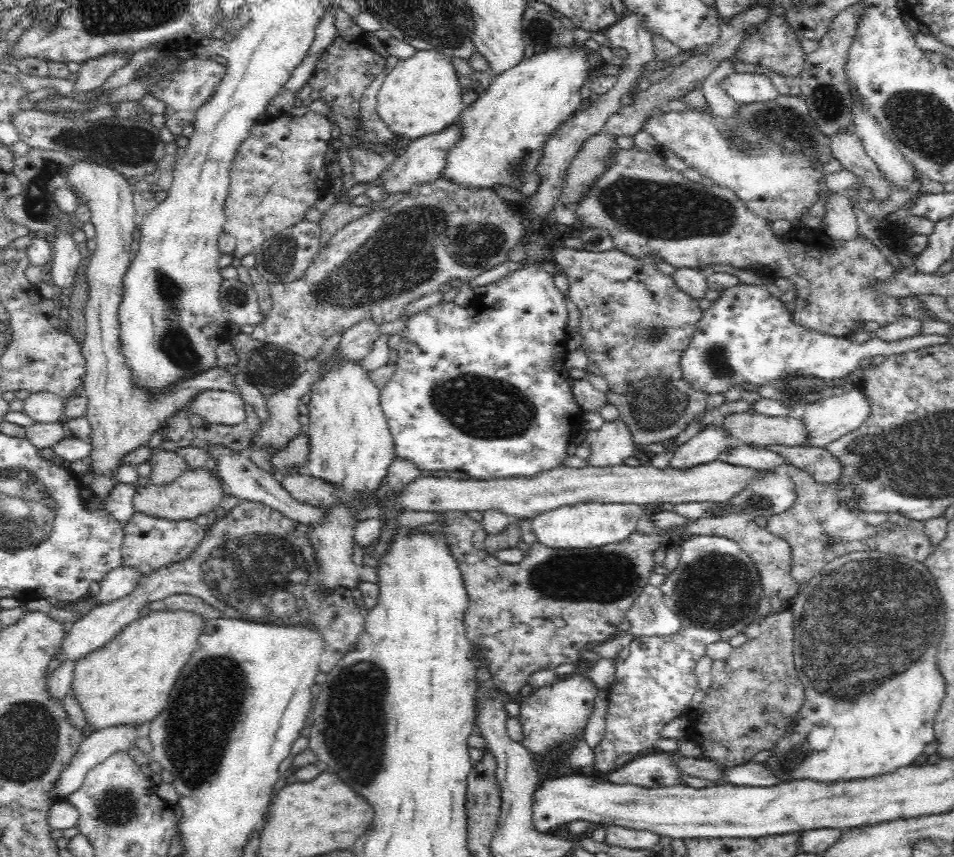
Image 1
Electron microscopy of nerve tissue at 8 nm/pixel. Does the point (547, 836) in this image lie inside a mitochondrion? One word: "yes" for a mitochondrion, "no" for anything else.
no

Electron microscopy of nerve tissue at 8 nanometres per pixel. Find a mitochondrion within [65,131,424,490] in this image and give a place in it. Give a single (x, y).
(175, 344)

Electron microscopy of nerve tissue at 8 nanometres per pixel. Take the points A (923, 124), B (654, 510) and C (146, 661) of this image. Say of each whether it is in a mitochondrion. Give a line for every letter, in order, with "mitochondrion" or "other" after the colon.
A: mitochondrion
B: other
C: other

